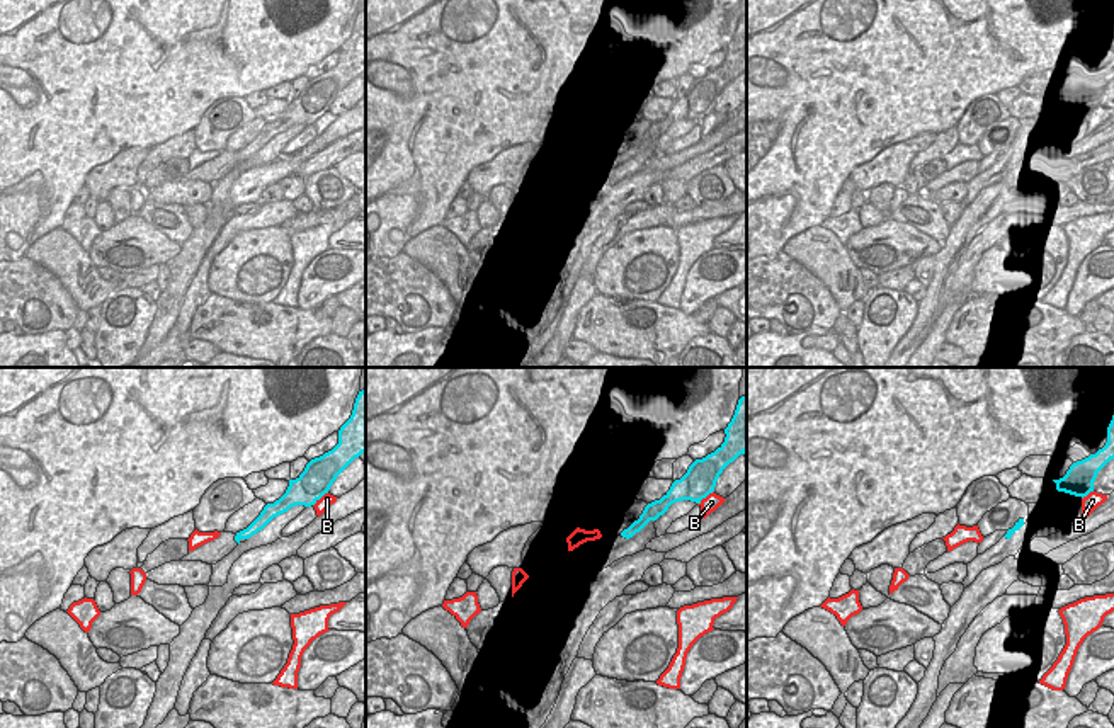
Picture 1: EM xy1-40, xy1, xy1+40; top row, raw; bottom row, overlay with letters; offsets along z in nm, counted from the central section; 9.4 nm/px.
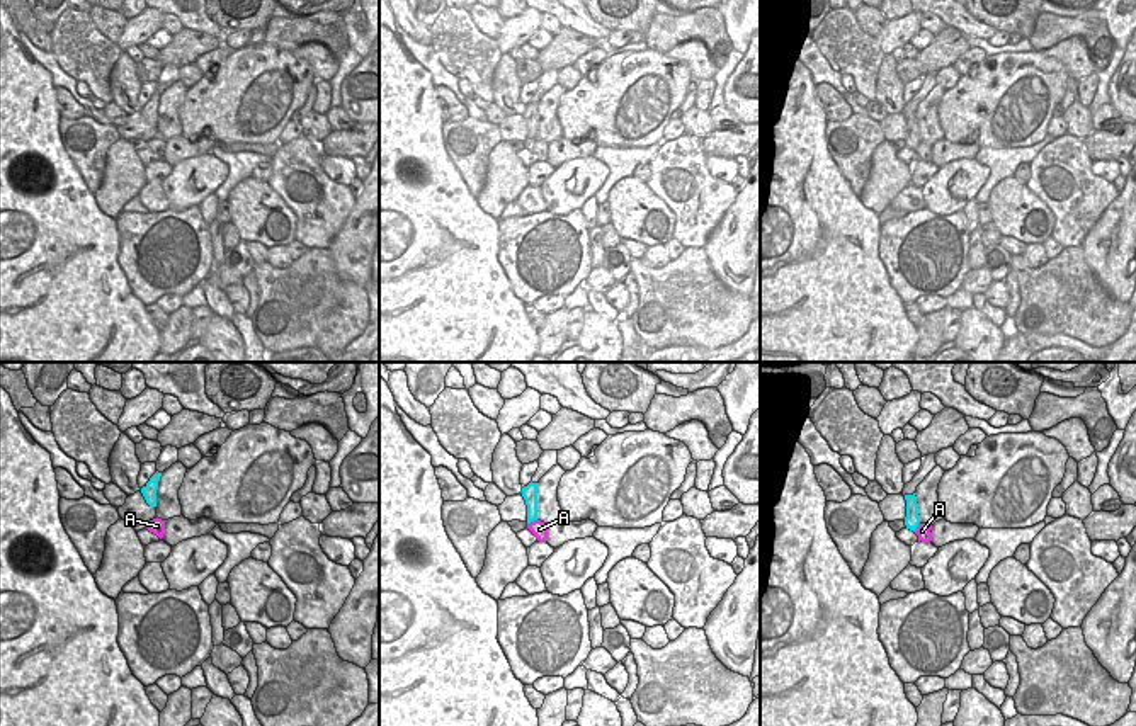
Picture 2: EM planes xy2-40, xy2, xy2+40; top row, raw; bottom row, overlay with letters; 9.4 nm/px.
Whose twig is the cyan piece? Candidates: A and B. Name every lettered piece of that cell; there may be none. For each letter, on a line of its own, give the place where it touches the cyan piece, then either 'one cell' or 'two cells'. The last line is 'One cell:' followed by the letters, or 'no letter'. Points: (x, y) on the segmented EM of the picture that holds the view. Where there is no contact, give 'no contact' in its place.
A: xy2 (531, 521) | two cells
B: xy1 (704, 497) | two cells
One cell: no letter

